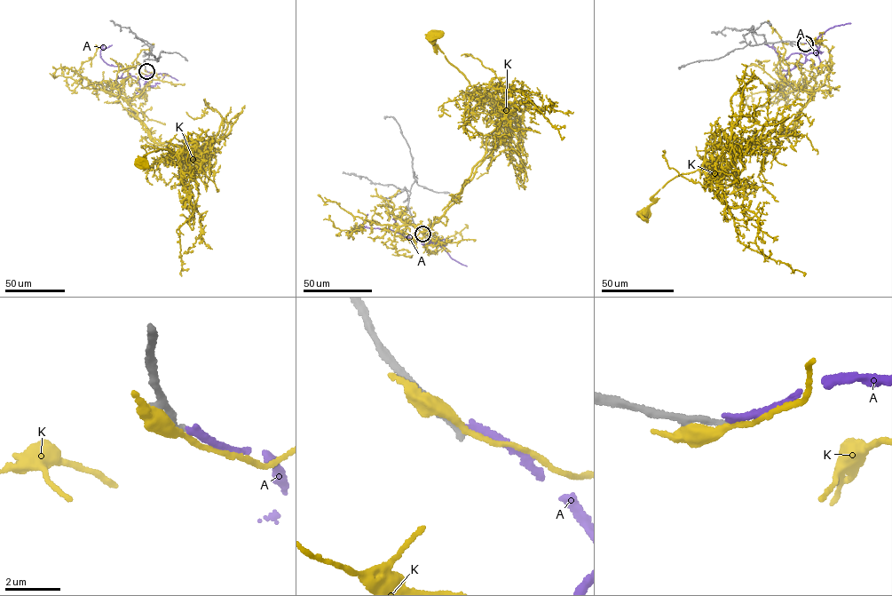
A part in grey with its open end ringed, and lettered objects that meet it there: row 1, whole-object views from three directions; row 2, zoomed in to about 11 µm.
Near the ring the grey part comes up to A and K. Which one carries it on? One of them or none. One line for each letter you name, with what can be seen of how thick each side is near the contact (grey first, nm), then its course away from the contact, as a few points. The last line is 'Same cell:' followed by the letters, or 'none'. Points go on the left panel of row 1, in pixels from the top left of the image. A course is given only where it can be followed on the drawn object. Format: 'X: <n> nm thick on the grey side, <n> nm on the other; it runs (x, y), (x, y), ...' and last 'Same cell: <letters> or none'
Same cell: none

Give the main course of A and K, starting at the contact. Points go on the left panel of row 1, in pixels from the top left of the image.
A: (146, 71), (150, 75), (137, 78), (120, 66), (105, 62), (100, 51), (112, 44)
K: (146, 70), (158, 79), (130, 107), (153, 139), (197, 153), (186, 145), (143, 160)

